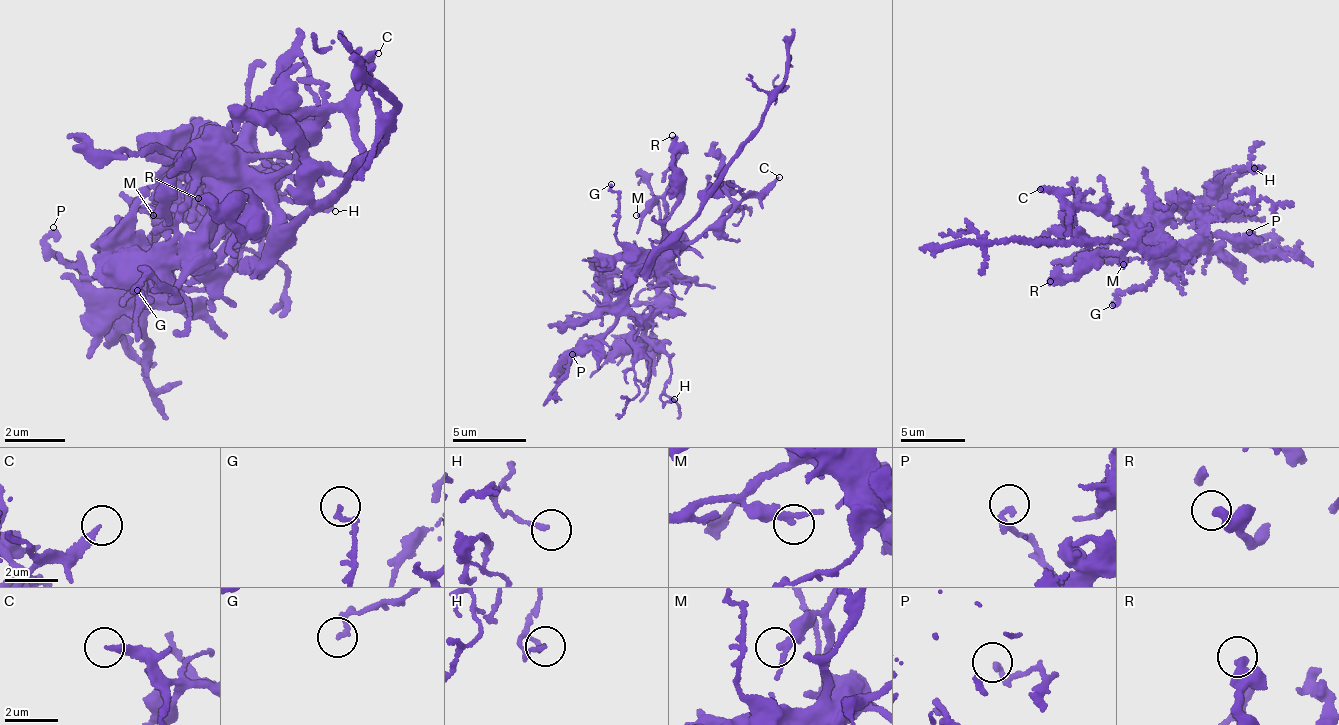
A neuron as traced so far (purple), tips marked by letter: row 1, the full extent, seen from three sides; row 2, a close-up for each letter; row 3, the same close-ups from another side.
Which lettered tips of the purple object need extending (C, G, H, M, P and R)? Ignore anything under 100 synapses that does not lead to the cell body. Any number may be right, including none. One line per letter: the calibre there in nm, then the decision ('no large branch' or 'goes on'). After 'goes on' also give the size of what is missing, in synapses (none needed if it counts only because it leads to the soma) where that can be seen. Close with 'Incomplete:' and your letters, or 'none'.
C: calibre 200 nm; no large branch
G: calibre 120 nm; no large branch
H: calibre 150 nm; no large branch
M: calibre 240 nm; no large branch
P: calibre 200 nm; no large branch
R: calibre 360 nm; no large branch
Incomplete: none

